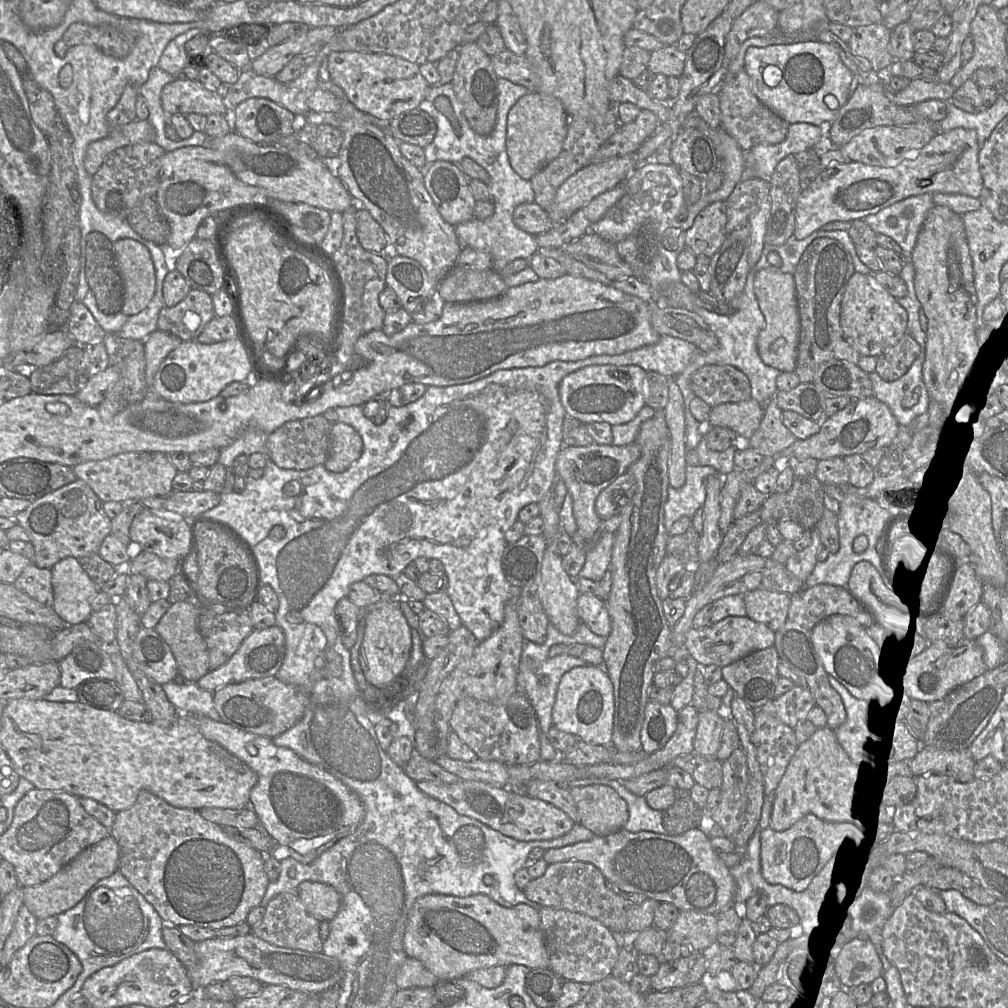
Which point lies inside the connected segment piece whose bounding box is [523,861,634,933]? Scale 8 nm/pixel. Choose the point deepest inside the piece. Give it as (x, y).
(575, 886)

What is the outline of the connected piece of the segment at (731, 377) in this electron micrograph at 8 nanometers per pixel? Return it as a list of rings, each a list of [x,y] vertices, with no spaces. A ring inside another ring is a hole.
[[[731,365],[701,367],[692,375],[691,388],[710,407],[752,398],[748,377]]]

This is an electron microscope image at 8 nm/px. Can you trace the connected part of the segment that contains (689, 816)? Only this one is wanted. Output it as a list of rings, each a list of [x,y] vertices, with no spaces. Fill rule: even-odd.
[[[675,789],[673,804],[662,811],[662,824],[666,835],[679,836],[688,830],[698,828],[702,814],[703,809],[692,800],[689,790]]]

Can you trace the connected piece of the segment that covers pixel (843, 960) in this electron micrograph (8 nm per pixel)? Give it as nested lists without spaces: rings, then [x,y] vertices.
[[[857,937],[839,953],[839,970],[843,984],[854,988],[882,976],[883,964],[874,944],[867,937]]]

